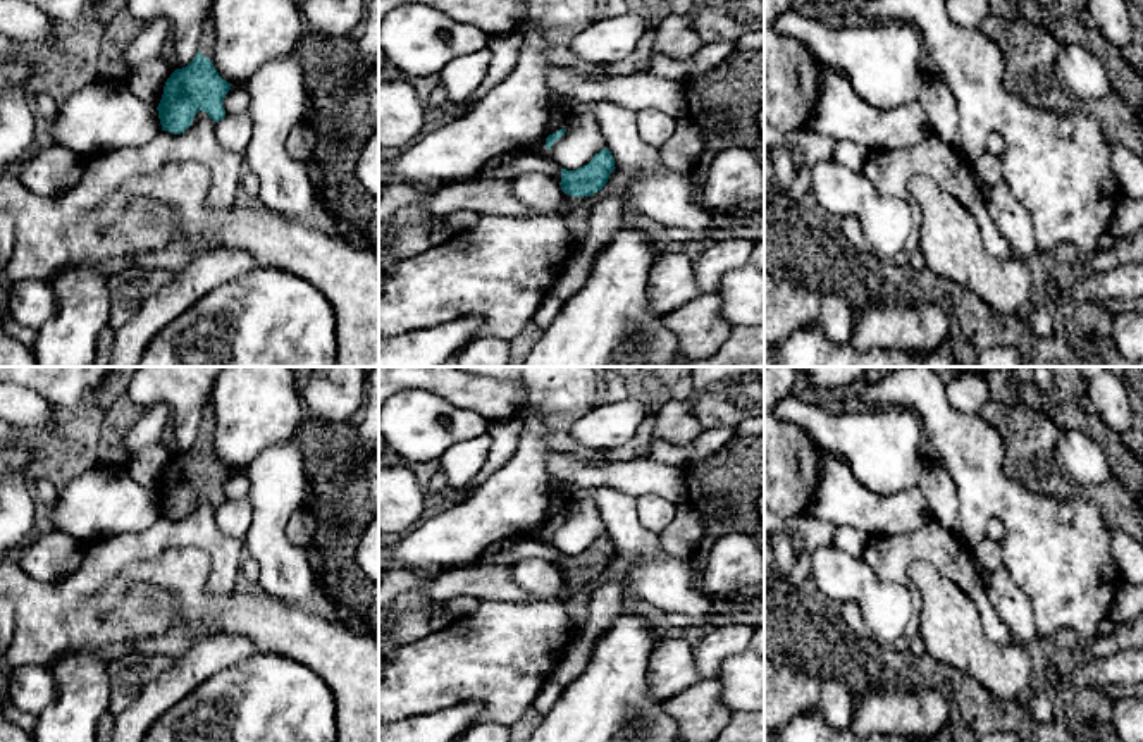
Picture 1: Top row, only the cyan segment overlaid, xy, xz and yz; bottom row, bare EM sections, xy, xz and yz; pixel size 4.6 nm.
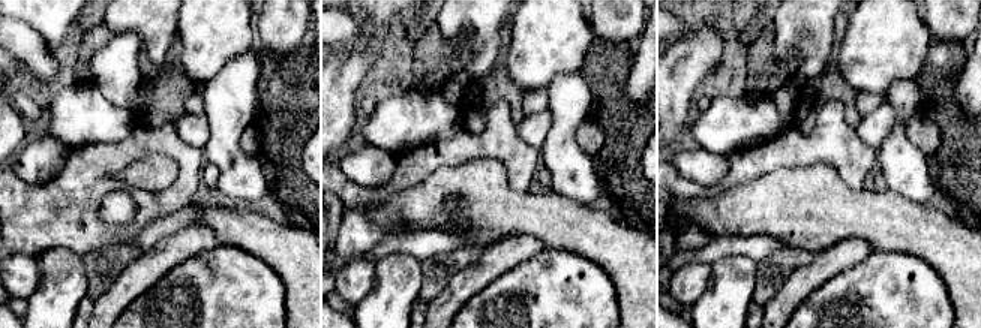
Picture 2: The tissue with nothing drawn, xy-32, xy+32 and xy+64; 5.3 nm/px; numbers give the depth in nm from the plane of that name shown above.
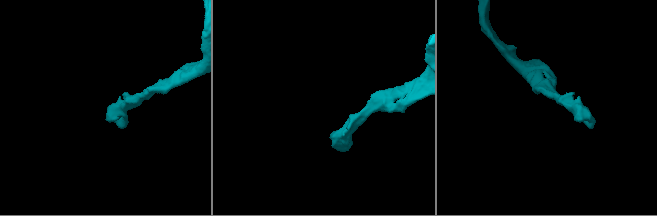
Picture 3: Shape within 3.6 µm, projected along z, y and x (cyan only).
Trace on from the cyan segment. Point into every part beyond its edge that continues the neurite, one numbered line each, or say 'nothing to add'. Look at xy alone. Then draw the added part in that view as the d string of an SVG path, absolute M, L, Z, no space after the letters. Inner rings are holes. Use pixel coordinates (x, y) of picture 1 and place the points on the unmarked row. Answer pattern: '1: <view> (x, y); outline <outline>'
nothing to add

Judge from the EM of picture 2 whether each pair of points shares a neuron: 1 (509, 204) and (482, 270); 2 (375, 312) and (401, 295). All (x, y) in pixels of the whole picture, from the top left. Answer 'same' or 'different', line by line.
1: different
2: same

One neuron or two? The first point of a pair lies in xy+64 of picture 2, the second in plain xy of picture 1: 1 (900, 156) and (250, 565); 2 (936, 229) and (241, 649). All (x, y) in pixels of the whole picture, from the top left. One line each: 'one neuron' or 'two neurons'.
1: two neurons
2: two neurons

